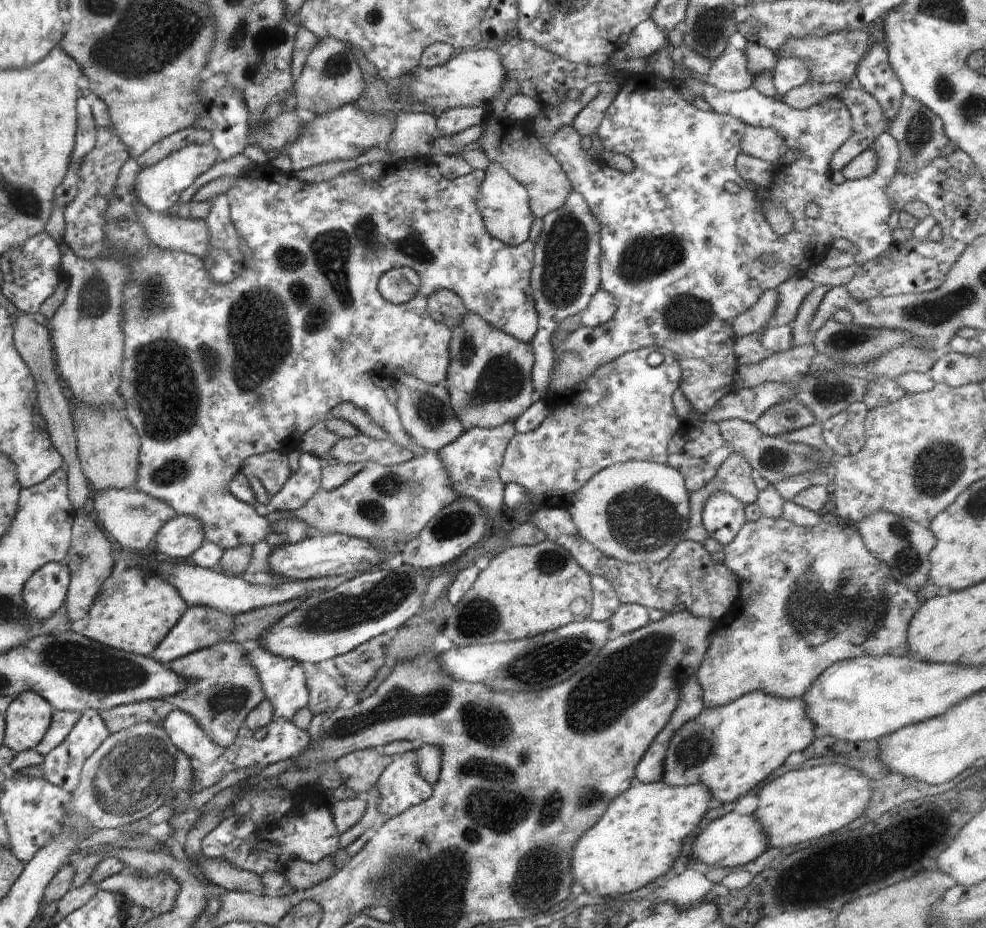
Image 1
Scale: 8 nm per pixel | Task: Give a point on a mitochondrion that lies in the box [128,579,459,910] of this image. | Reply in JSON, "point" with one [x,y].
{"point":[228,701]}

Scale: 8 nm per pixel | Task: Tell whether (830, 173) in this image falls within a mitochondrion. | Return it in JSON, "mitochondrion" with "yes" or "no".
{"mitochondrion":"no"}

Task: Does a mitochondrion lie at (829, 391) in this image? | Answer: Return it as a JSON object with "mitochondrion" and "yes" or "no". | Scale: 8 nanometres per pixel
{"mitochondrion":"yes"}

